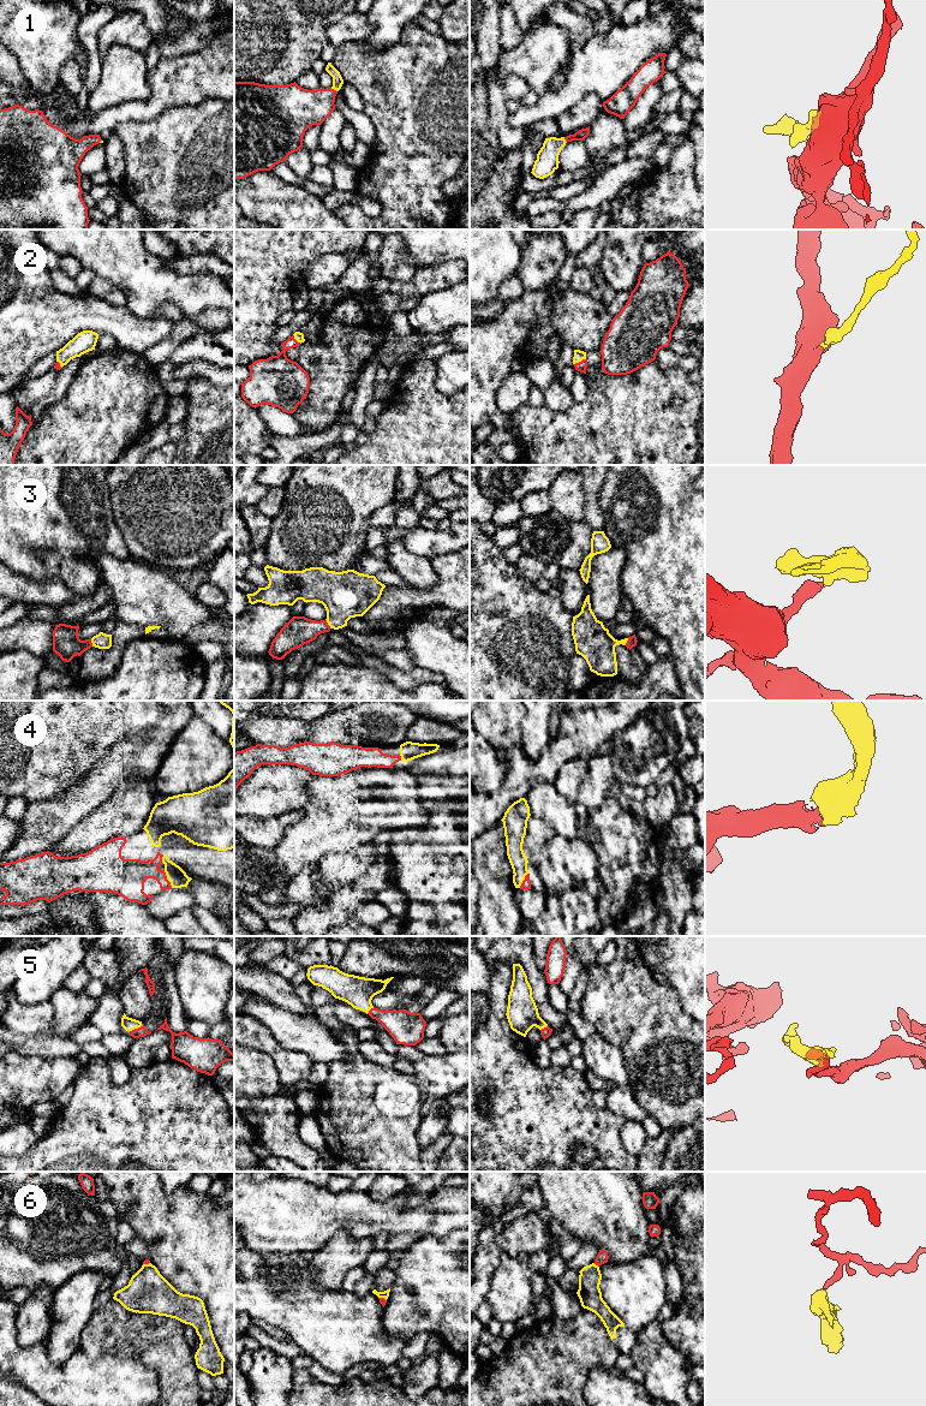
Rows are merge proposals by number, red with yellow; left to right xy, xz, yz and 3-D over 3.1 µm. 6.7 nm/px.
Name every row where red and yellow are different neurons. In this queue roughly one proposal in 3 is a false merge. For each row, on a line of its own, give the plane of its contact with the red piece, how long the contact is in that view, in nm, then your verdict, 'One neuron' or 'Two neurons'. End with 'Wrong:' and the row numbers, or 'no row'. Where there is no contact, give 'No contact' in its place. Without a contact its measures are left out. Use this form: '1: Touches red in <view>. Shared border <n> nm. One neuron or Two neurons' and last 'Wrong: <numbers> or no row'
1: Touches red in xz. Shared border 50 nm. One neuron
2: Touches red in yz. Shared border 100 nm. One neuron
3: Touches red in xz. Shared border 70 nm. One neuron
4: Touches red in xy. Shared border 140 nm. One neuron
5: Touches red in xy. Shared border 90 nm. One neuron
6: Touches red in yz. Shared border 50 nm. Two neurons
Wrong: 6

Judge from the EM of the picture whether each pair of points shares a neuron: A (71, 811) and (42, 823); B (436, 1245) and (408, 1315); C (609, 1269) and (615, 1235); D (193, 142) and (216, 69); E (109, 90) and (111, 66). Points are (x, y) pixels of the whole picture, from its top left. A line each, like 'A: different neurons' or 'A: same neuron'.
A: same neuron
B: same neuron
C: different neurons
D: different neurons
E: same neuron

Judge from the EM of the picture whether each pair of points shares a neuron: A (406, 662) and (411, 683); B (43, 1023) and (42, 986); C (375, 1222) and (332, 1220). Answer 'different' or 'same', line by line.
A: different
B: different
C: same

